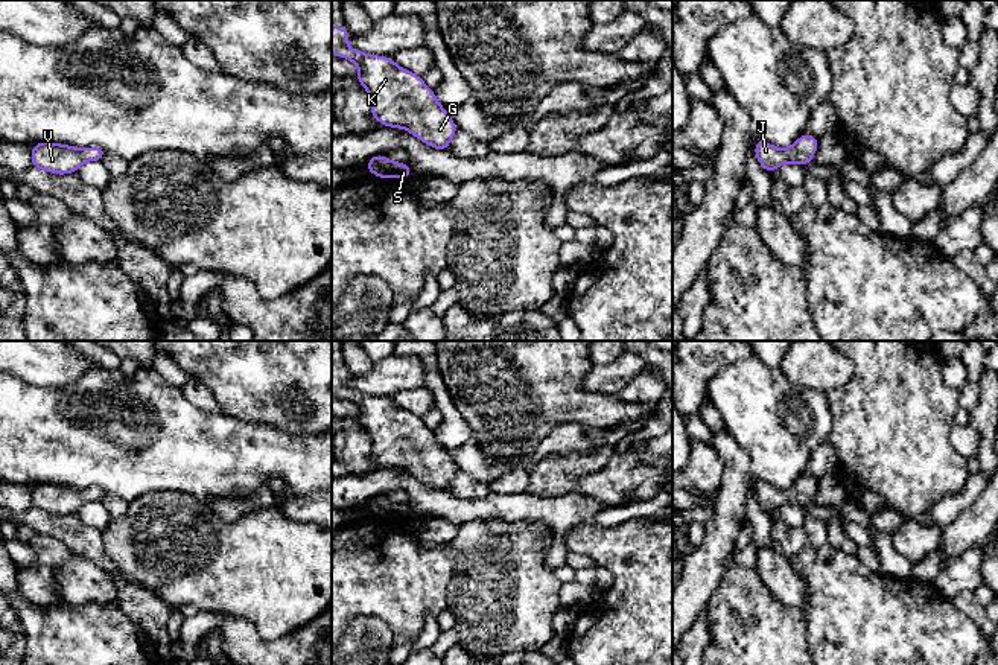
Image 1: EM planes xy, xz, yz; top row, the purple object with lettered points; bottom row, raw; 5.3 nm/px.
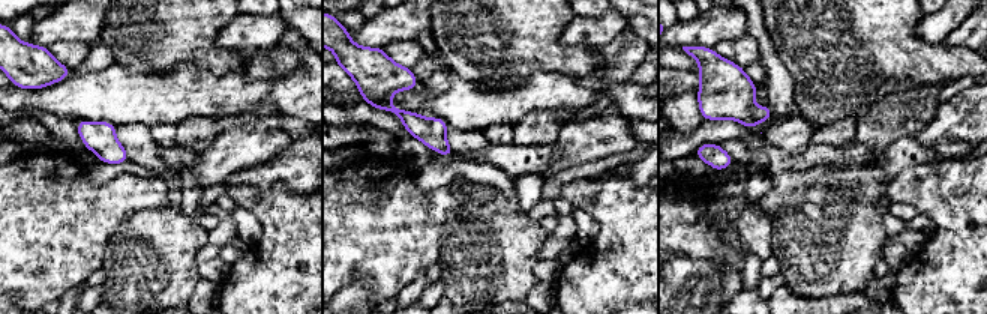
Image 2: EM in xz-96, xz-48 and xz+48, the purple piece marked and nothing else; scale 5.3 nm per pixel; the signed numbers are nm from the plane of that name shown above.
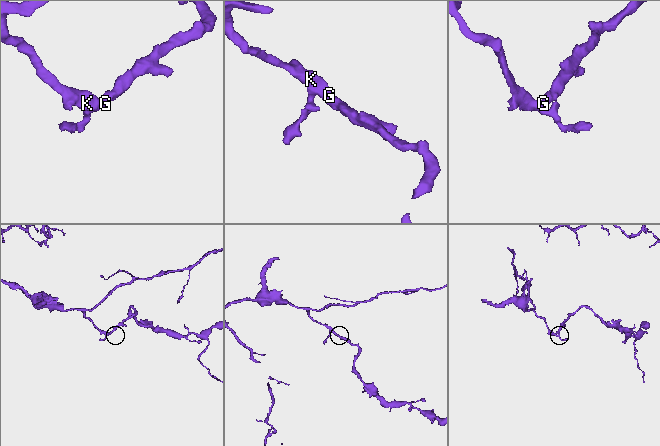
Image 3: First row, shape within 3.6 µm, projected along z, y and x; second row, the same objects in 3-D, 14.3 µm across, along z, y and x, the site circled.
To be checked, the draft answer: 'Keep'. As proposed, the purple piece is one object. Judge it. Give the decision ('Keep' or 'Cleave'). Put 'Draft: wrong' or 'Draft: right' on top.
Draft: right
Keep

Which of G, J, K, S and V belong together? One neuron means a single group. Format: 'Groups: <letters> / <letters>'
Groups: G J K S V

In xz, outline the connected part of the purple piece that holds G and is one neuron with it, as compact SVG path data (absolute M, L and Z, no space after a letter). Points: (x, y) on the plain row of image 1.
M332 367L332 396L359 408L356 422L370 434L371 457L389 469L408 470L431 488L447 492L458 467L438 444L421 417L403 411L391 397L376 397L347 388L347 368Z

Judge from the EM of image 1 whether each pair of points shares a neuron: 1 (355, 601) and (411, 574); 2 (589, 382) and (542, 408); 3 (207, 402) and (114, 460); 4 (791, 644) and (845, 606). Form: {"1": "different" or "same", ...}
{"1": "same", "2": "different", "3": "different", "4": "different"}

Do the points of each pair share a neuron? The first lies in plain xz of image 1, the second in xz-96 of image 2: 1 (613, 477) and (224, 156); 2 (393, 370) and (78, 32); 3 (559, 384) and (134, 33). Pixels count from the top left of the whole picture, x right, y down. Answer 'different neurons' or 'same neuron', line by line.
1: same neuron
2: same neuron
3: same neuron

